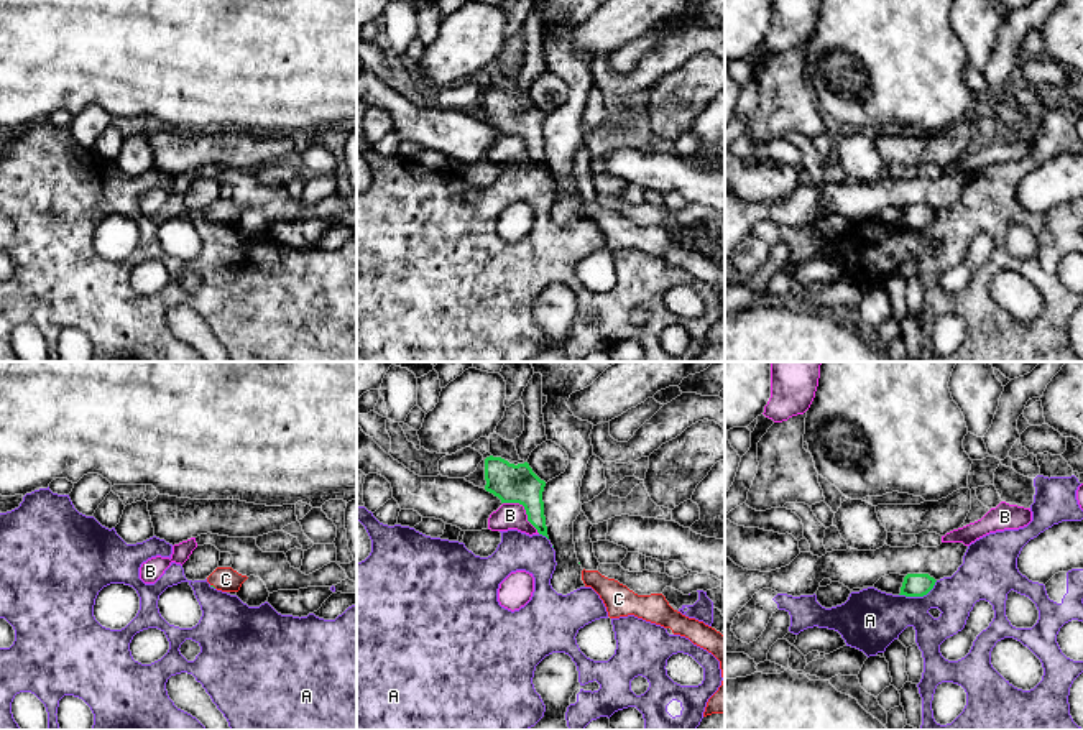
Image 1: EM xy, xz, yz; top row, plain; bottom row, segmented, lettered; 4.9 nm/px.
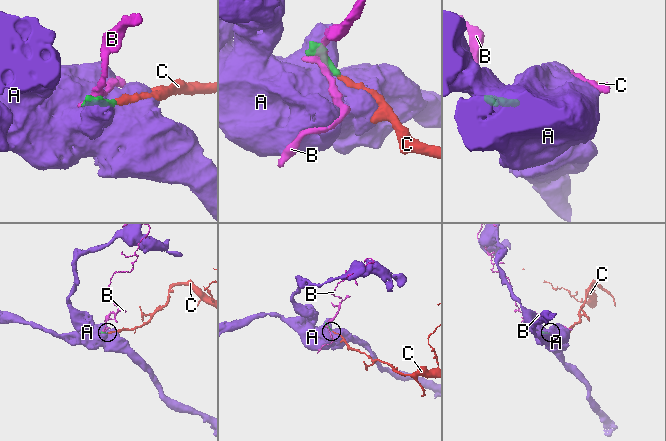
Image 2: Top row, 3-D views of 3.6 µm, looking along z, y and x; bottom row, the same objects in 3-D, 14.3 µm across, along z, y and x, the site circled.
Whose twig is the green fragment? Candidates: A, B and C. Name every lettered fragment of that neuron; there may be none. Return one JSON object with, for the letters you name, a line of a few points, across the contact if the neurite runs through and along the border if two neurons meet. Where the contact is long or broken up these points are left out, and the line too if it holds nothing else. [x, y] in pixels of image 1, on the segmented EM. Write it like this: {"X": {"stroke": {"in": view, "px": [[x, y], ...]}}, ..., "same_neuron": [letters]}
{"C": {"stroke": {"in": "xy", "px": [[211, 586], [212, 586], [219, 579], [225, 579]]}}, "same_neuron": ["C"]}

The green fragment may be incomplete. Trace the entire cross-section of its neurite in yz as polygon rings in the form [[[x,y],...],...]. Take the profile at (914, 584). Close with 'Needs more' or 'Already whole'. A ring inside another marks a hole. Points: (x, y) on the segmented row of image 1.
[[[907,574],[899,595],[924,597],[933,589],[935,582],[929,574]]]. Already whole

